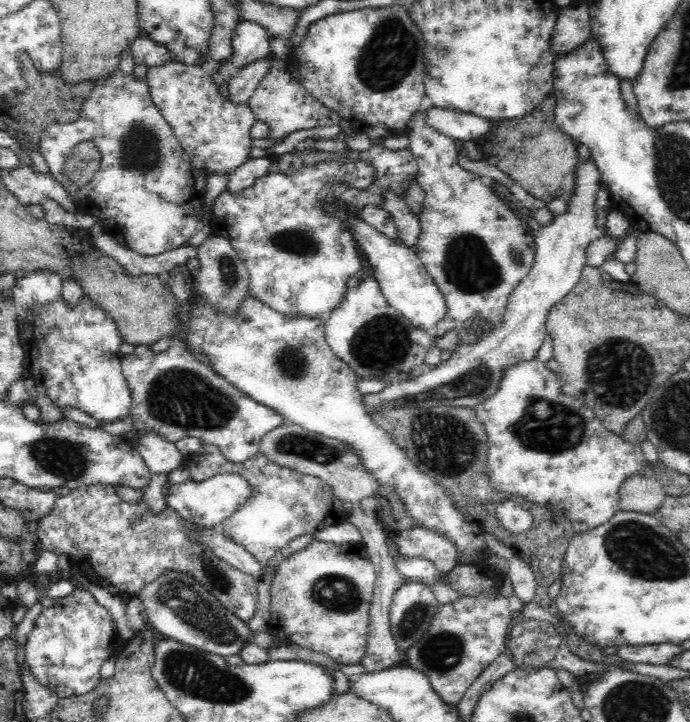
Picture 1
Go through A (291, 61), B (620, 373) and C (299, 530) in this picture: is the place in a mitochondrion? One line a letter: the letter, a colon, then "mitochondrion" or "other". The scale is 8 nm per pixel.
A: other
B: mitochondrion
C: other

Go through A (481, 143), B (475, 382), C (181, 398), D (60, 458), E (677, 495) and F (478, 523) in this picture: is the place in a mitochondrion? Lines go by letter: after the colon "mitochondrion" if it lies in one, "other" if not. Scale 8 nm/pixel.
A: other
B: mitochondrion
C: mitochondrion
D: mitochondrion
E: other
F: other

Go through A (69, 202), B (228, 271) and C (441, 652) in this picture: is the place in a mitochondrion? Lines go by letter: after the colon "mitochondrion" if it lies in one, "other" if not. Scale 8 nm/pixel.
A: other
B: mitochondrion
C: mitochondrion

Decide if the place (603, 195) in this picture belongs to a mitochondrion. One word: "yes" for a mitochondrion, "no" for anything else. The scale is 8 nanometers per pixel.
no

